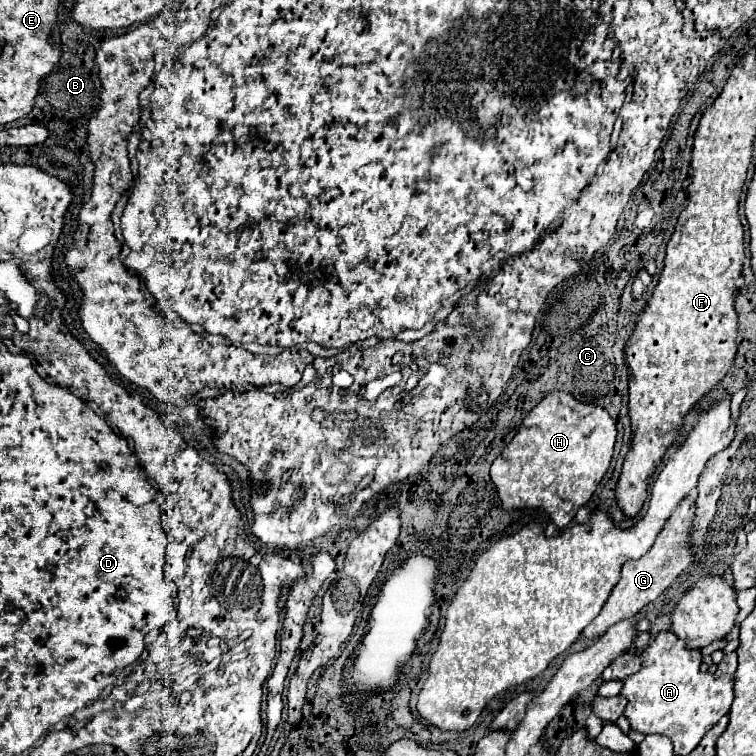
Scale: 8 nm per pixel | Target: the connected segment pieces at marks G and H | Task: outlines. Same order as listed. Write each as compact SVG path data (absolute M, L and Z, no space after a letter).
M694 494L686 496L686 500L678 506L678 512L674 512L674 516L664 524L664 528L658 534L658 540L656 540L654 548L648 552L648 556L642 556L642 560L626 562L622 566L622 578L614 586L614 592L610 594L606 606L592 620L592 624L588 624L584 628L586 638L600 638L616 622L620 622L624 618L632 618L634 614L638 614L646 604L654 602L676 580L676 576L686 566L690 566L690 562L694 558L690 544L688 544L688 532L690 532L692 520L694 520Z
M550 392L524 418L514 440L502 450L502 454L492 464L490 476L498 488L498 496L502 500L504 510L512 512L512 510L542 508L558 530L568 528L576 516L576 510L590 500L602 476L606 474L612 460L614 442L616 442L616 424L602 406L578 402L566 392Z

